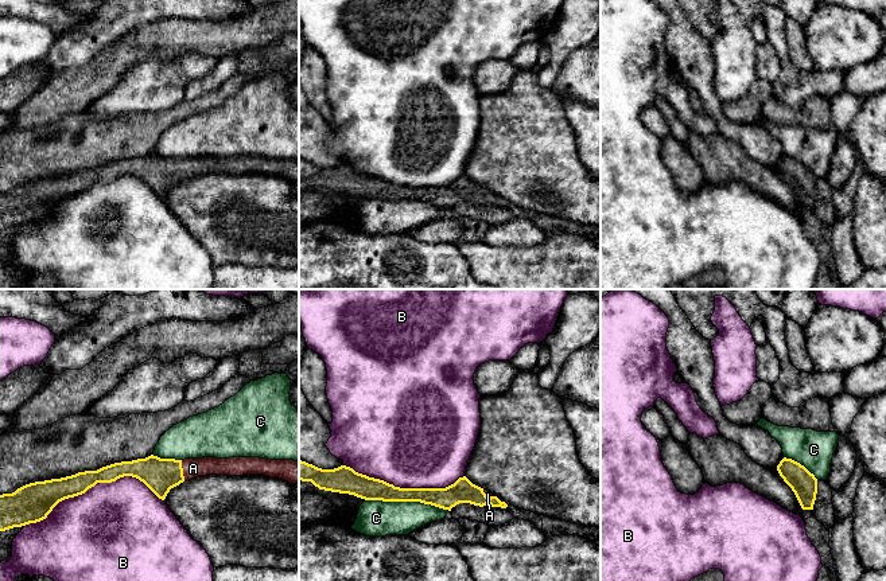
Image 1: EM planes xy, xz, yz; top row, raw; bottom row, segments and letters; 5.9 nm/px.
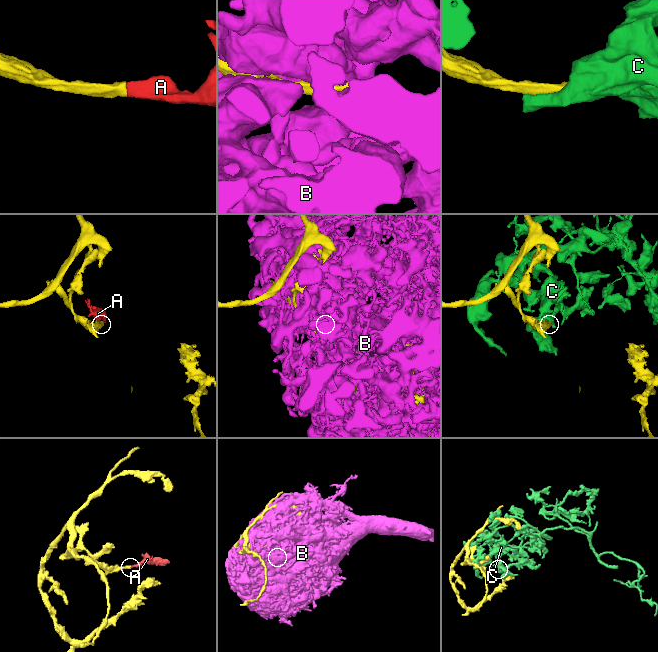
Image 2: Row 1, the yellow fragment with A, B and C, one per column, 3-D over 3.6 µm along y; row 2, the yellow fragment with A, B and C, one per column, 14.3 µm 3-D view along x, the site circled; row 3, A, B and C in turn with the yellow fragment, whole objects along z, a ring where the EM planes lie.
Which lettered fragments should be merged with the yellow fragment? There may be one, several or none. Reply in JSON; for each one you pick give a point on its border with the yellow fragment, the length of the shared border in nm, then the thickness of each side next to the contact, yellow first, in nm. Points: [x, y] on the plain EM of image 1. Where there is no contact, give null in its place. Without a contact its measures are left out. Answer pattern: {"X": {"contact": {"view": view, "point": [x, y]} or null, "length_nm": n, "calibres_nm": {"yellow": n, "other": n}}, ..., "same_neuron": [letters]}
{"A": {"contact": {"view": "xy", "point": [182, 170]}, "length_nm": 130, "calibres_nm": {"yellow": 200, "other": 110}}, "same_neuron": ["A"]}

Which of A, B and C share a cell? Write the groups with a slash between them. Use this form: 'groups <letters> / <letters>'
groups A / B / C

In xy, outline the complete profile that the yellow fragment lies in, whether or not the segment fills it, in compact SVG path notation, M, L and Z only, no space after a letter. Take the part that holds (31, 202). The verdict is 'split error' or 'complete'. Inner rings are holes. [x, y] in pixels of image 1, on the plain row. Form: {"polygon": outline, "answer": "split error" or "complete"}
{"polygon": "M151 153L145 157L114 161L97 169L30 182L12 192L0 194L0 230L43 219L59 200L85 192L97 182L112 182L132 175L164 199L171 187L206 173L264 173L299 183L299 160L260 156L175 159Z", "answer": "split error"}

